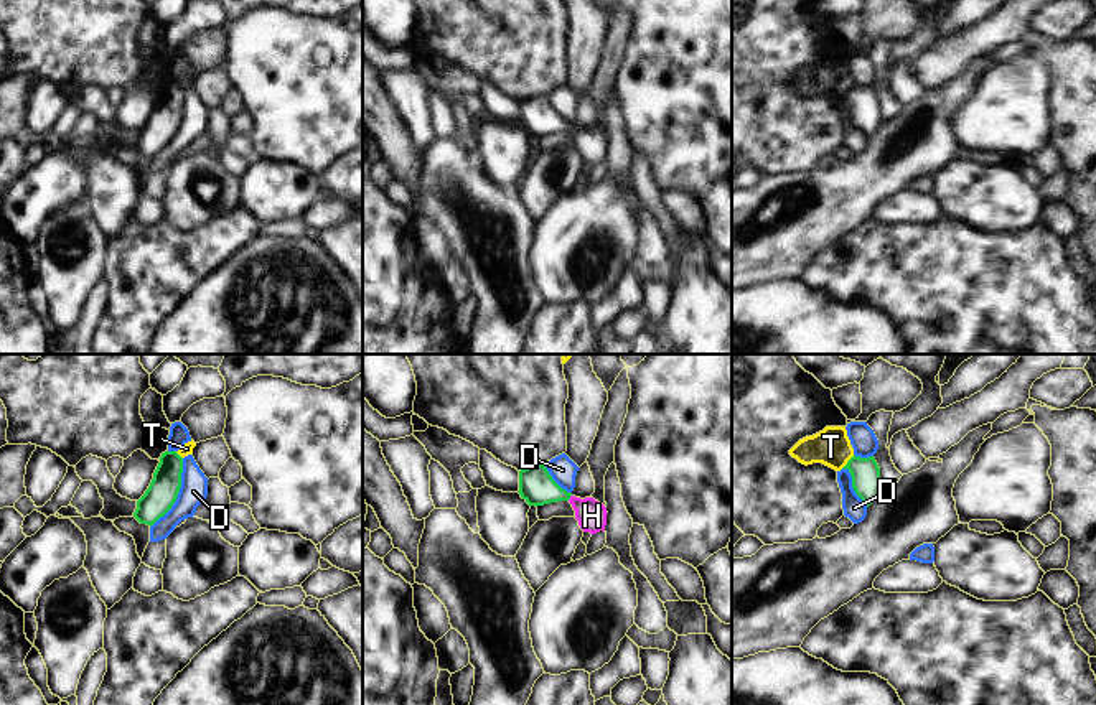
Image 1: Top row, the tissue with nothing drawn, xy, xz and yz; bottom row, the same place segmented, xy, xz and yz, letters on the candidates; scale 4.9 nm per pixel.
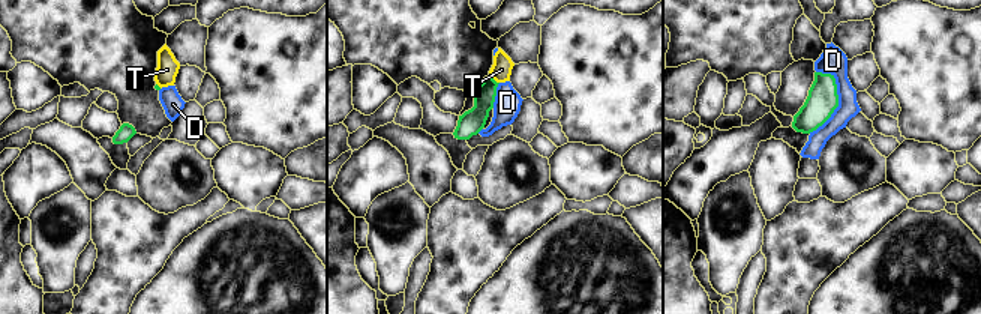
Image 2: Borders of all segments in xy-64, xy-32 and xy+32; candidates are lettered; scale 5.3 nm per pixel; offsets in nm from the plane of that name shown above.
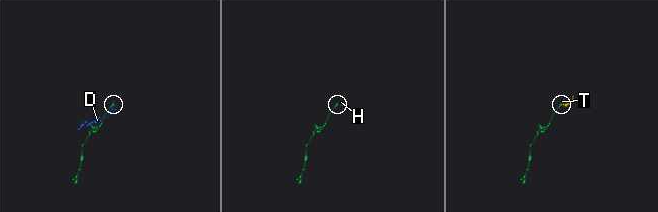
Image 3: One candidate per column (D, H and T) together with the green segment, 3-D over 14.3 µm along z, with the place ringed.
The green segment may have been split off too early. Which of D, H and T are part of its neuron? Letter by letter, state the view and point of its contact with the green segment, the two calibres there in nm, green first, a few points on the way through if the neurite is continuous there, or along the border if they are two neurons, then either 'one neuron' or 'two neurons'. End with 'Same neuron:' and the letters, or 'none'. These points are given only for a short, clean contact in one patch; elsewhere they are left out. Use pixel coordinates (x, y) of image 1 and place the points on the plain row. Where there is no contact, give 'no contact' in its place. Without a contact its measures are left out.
D: contact xy (178, 122); calibres 150 and 140 nm; border xy (183, 89), (178, 127), (150, 158); two neurons
H: contact xz (569, 129); calibres 170 and 140 nm; way xz (536, 116), (541, 121), (569, 129), (592, 147); one neuron
T: contact yz (847, 93); calibres 140 and 190 nm; border yz (854, 86), (843, 98); two neurons
Same neuron: H

